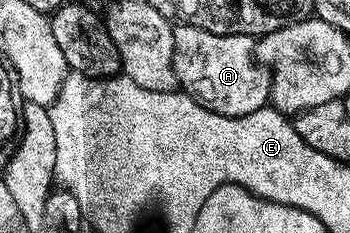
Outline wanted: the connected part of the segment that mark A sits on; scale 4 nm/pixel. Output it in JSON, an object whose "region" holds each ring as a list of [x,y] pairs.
{"region":[[[182,23],[174,26],[173,67],[178,88],[217,115],[240,117],[268,108],[271,71],[255,58],[256,38],[245,35],[213,35],[213,31]]]}

